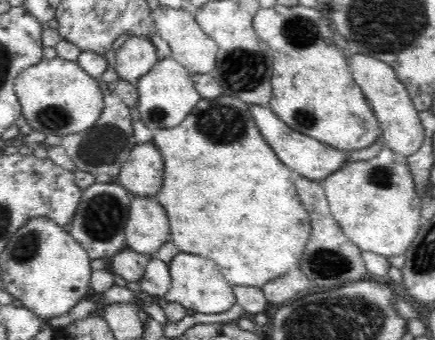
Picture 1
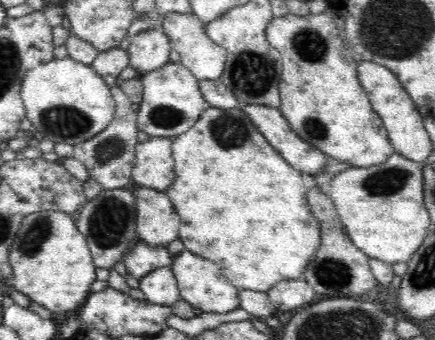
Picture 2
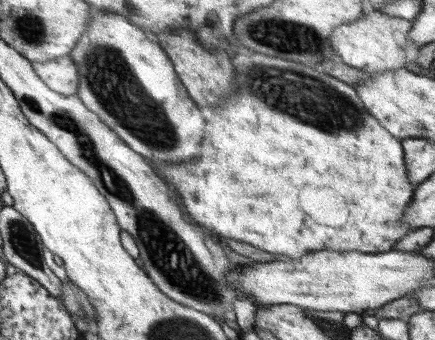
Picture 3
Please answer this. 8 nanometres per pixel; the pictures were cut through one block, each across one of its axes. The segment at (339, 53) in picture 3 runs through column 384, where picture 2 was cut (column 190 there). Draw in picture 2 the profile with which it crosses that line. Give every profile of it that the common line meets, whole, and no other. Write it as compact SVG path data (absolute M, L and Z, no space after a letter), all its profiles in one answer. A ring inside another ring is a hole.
M166 14L164 32L172 44L172 50L180 54L182 64L196 76L196 80L220 80L224 76L224 62L228 62L228 54L222 46L214 44L208 38L204 24L196 18L196 14Z

